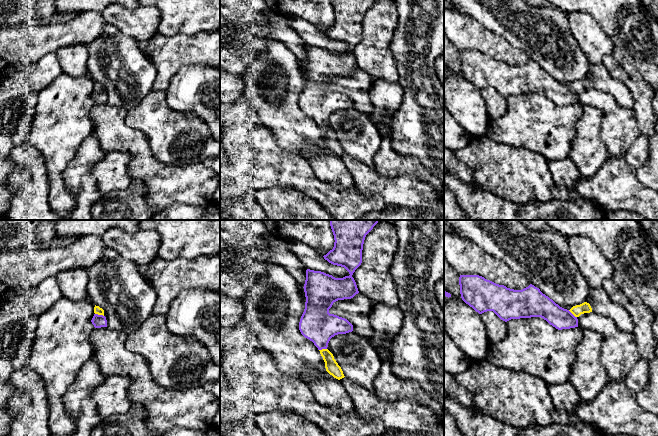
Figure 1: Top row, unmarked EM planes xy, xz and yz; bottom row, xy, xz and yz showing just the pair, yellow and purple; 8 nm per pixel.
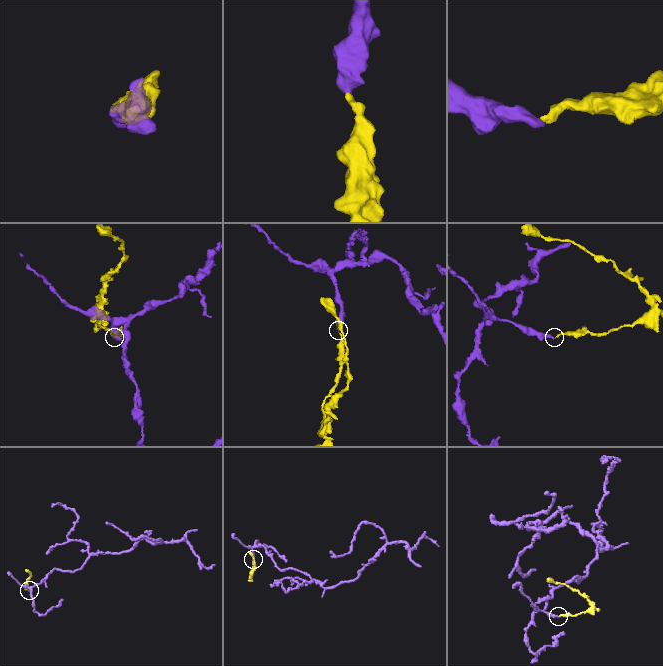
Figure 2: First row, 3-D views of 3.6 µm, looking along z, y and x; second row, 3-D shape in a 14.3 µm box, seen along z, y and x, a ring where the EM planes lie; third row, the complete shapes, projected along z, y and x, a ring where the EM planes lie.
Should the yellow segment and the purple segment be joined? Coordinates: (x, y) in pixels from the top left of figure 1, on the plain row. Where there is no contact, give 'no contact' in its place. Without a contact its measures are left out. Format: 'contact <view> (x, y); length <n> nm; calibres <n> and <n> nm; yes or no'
contact xy (99, 90); length 80 nm; calibres 60 and 100 nm; yes

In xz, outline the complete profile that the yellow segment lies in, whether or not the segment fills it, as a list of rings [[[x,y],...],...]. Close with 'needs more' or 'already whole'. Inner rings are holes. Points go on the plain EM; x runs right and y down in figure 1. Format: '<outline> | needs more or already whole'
[[[330,0],[334,11],[334,23],[324,35],[344,43],[349,52],[335,54],[321,47],[306,46],[304,68],[305,85],[299,98],[301,110],[312,117],[320,127],[326,147],[334,154],[344,154],[343,147],[327,125],[332,113],[353,107],[353,101],[345,94],[329,89],[333,79],[351,75],[359,69],[352,53],[362,39],[362,26],[366,11],[376,0]]] | needs more

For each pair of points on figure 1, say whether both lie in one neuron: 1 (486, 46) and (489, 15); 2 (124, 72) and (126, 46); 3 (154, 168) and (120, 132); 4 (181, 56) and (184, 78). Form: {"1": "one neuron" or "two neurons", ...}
{"1": "two neurons", "2": "one neuron", "3": "one neuron", "4": "two neurons"}

